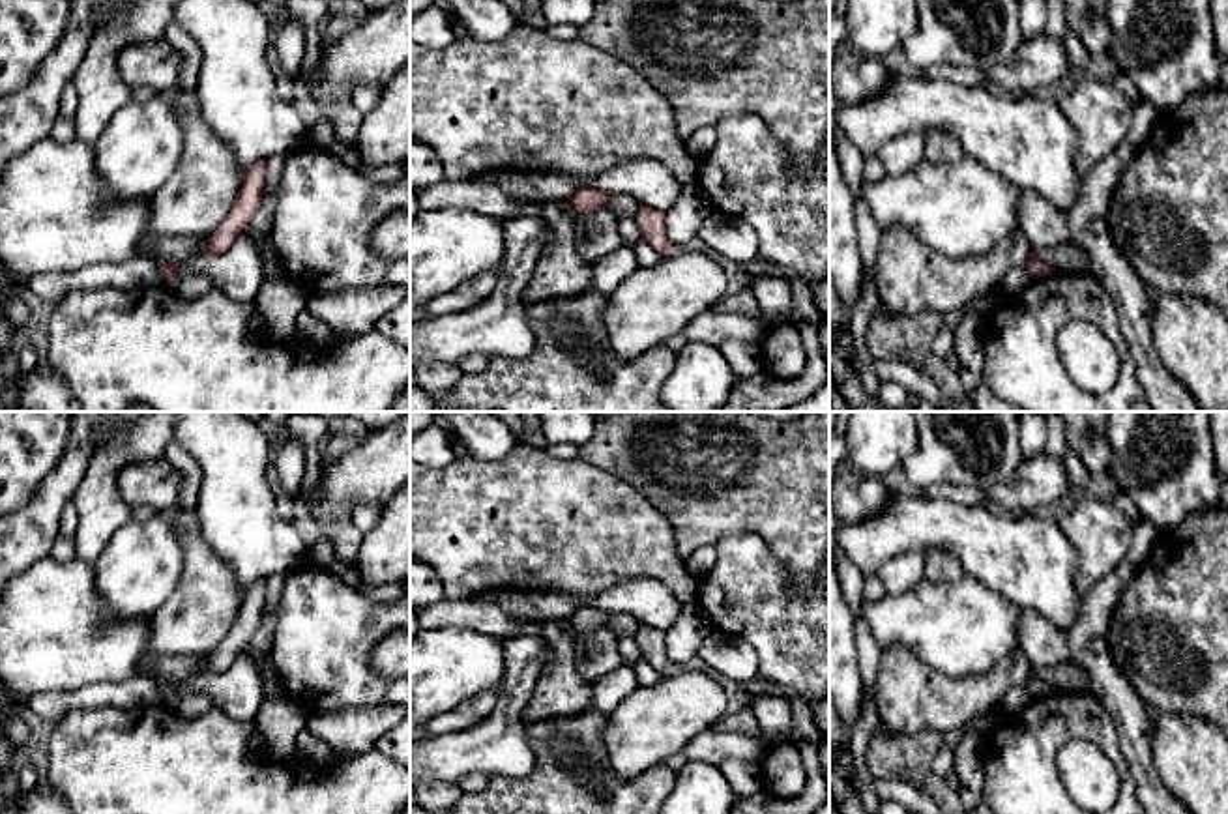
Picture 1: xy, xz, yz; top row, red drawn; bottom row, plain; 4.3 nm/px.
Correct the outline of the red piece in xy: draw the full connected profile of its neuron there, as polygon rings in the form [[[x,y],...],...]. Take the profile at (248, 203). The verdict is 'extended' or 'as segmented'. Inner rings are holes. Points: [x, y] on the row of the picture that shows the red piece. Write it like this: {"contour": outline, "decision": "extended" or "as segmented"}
{"contour": [[[266,161],[255,163],[243,176],[241,189],[230,213],[221,223],[217,232],[208,238],[200,254],[221,254],[230,249],[240,230],[249,228],[249,223],[260,208],[262,189],[266,180]]], "decision": "as segmented"}

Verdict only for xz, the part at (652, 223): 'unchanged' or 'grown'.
unchanged

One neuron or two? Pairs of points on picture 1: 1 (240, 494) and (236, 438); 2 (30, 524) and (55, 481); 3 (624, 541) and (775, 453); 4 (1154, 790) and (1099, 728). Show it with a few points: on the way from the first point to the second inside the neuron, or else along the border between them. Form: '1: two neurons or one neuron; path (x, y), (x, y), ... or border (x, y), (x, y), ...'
1: one neuron; path (236, 481), (236, 451)
2: one neuron; path (42, 513), (53, 493)
3: two neurons; border (631, 487), (667, 521), (680, 558)
4: two neurons; border (1109, 715), (1116, 732), (1116, 745), (1139, 794)

